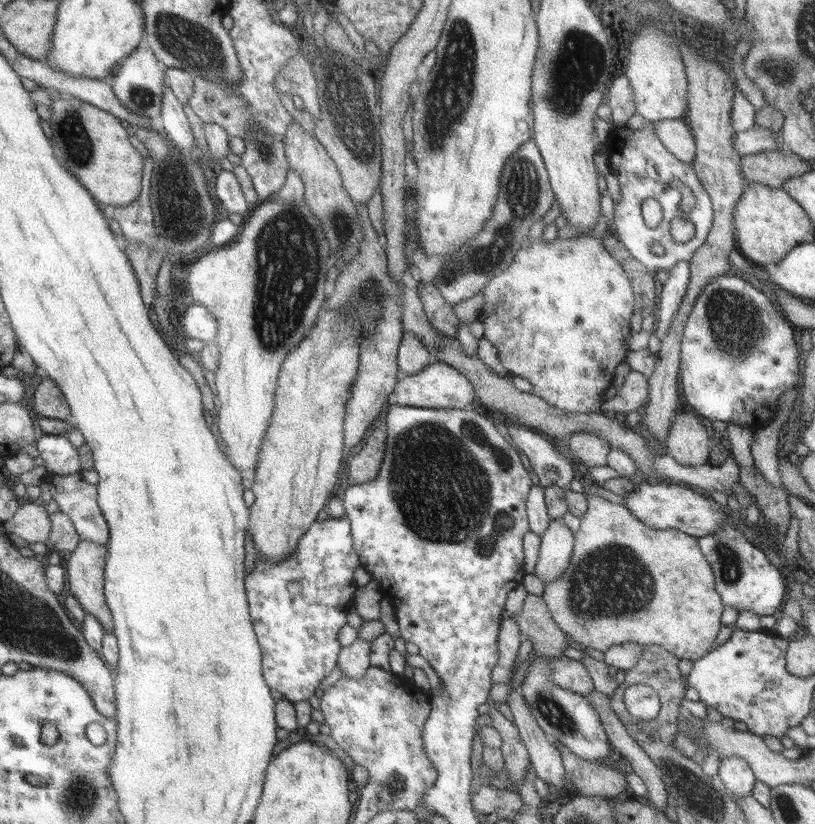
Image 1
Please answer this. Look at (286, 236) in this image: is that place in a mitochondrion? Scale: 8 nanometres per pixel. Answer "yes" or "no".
yes

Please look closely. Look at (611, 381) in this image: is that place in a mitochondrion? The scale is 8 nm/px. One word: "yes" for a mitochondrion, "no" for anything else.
no

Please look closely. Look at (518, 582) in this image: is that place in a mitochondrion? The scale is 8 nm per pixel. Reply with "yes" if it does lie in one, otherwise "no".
no

